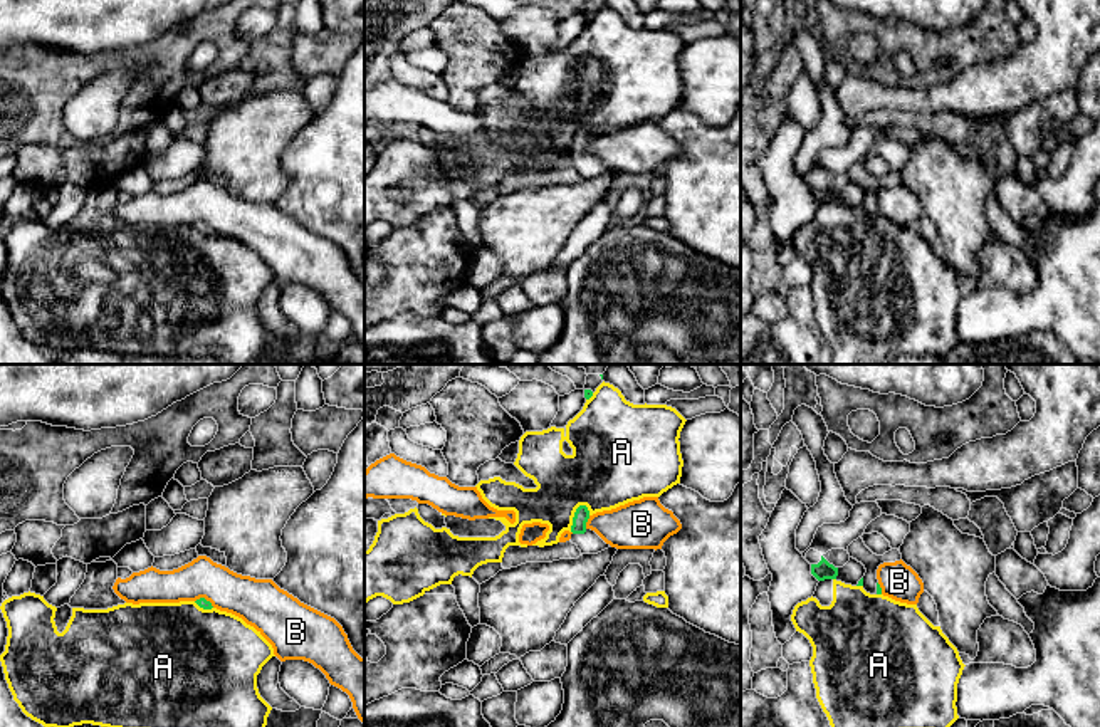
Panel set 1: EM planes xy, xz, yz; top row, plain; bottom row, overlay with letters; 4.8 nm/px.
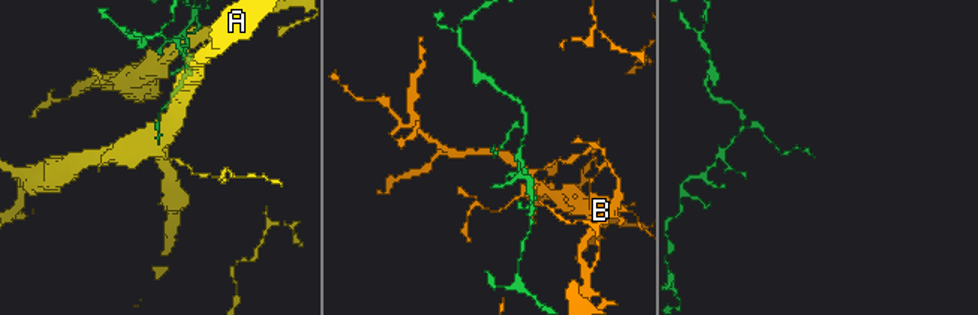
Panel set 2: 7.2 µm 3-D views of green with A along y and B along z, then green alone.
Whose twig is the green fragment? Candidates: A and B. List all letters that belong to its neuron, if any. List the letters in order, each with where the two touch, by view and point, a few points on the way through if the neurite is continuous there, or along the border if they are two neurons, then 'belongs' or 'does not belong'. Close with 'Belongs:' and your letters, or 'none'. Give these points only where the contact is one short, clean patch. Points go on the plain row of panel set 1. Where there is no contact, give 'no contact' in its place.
A: xz (575, 140) | does not belong
B: xz (586, 145) | along xz (590, 140), (585, 151) | does not belong
Belongs: none

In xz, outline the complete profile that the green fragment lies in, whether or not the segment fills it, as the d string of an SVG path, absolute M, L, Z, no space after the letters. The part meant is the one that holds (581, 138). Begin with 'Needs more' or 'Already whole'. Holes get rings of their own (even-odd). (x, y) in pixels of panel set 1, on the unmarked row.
Needs more. M579 129L573 141L571 149L571 166L578 170L581 178L598 178L608 171L606 168L595 154L586 151L586 146L589 143L589 134L586 129Z

